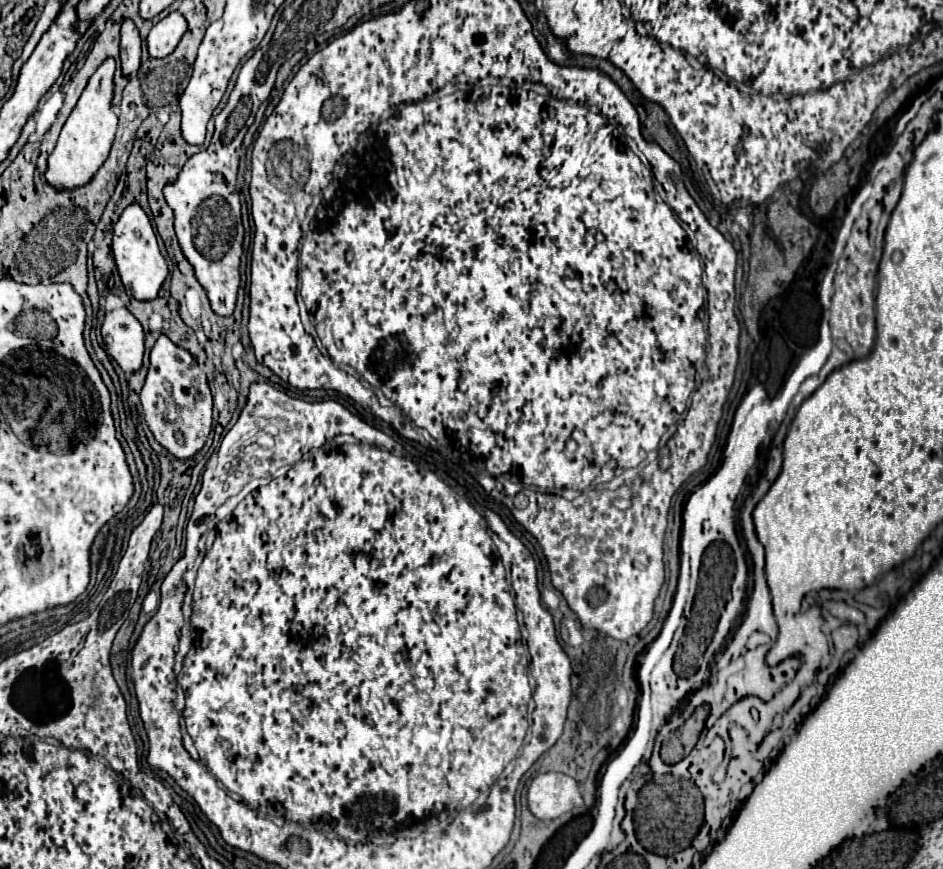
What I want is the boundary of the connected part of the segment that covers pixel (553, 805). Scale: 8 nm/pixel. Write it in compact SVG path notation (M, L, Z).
M543 773L531 781L527 803L537 819L549 821L575 807L581 807L583 797L573 777L565 773Z

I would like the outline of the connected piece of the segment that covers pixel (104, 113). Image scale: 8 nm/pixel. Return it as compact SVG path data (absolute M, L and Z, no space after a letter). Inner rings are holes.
M109 59L91 75L83 95L79 97L75 109L71 111L67 123L63 125L57 145L47 159L45 179L51 187L65 191L87 185L95 177L99 167L105 163L117 131L117 117L111 111L113 73L115 73L115 61Z

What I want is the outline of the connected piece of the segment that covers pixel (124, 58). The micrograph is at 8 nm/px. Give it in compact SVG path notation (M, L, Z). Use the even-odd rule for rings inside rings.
M123 21L121 25L121 71L125 77L135 75L141 61L141 39L133 21Z

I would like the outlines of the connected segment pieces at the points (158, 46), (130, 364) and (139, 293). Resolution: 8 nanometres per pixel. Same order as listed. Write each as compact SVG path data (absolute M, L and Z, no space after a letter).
M179 11L169 13L147 35L149 55L157 57L157 59L167 57L177 47L183 33L185 33L185 19L181 17L181 13Z
M113 309L105 315L101 327L107 353L119 363L119 367L133 375L143 365L143 327L141 323L125 309Z
M129 205L113 229L113 257L117 265L117 273L121 277L121 283L125 287L125 293L129 297L135 297L139 301L153 301L169 275L167 263L157 247L157 237L153 231L153 225L145 211L139 205Z

